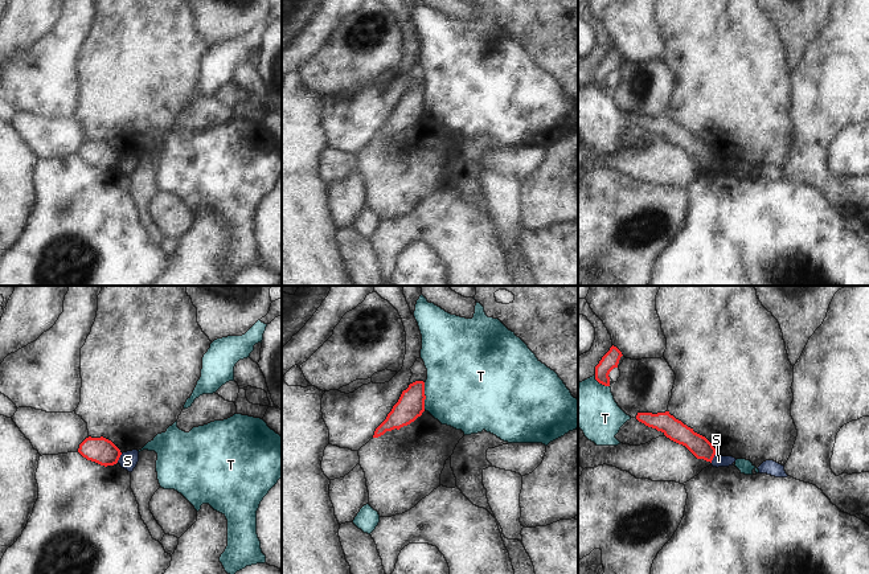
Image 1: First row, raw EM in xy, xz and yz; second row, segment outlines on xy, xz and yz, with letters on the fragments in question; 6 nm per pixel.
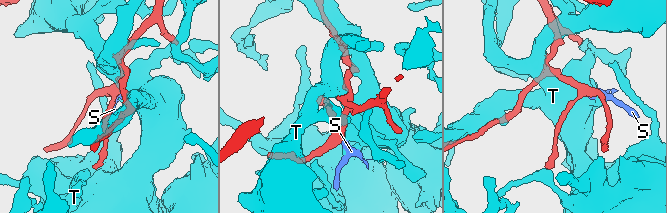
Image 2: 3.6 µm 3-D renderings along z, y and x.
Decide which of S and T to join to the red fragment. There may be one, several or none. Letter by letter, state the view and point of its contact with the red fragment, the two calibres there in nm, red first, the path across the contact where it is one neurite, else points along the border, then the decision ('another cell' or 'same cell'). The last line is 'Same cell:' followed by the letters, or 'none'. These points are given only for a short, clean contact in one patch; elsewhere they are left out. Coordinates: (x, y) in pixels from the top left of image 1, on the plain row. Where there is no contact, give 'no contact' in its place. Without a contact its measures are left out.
S: contact yz (713, 160); calibres 120 and 80 nm; border yz (716, 156), (710, 165); another cell
T: contact xz (425, 99); calibres 160 and 480 nm; another cell
Same cell: none

